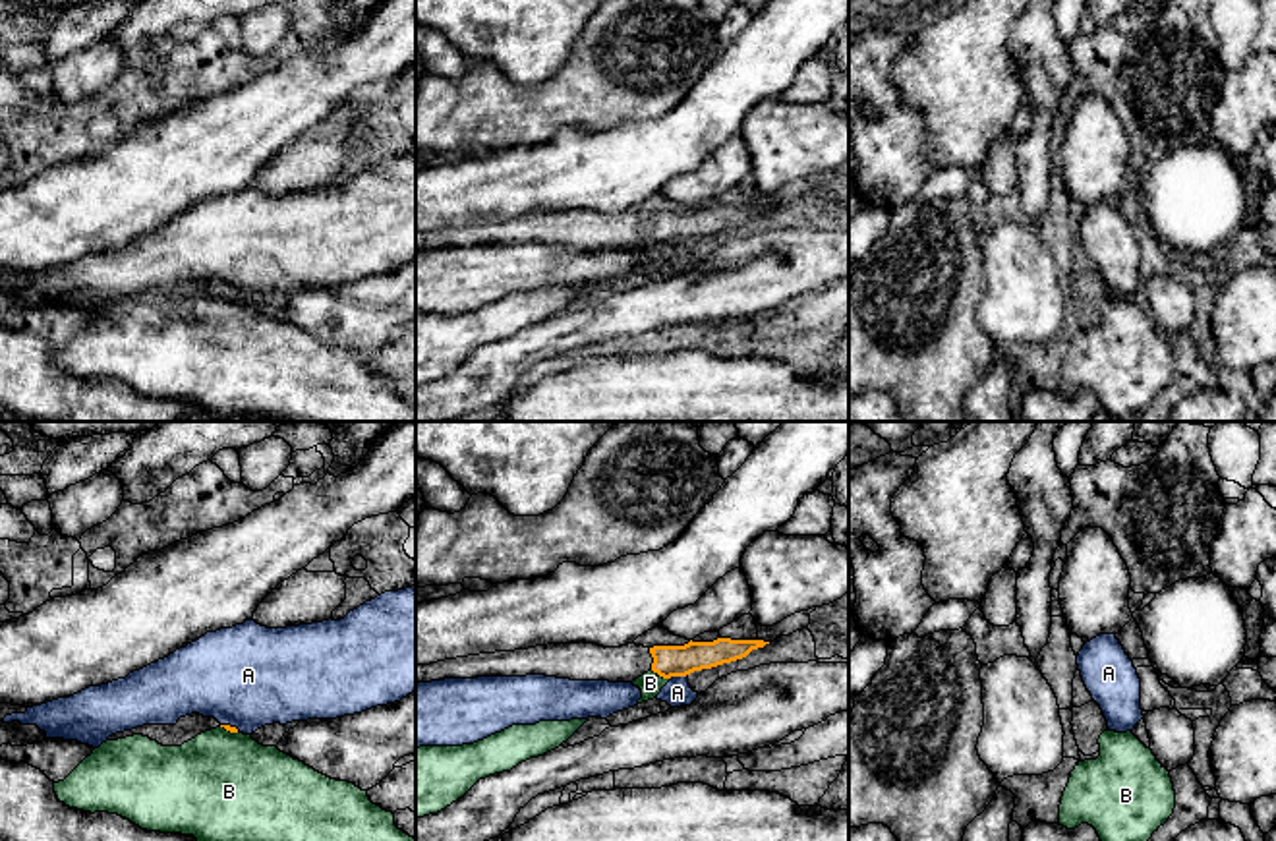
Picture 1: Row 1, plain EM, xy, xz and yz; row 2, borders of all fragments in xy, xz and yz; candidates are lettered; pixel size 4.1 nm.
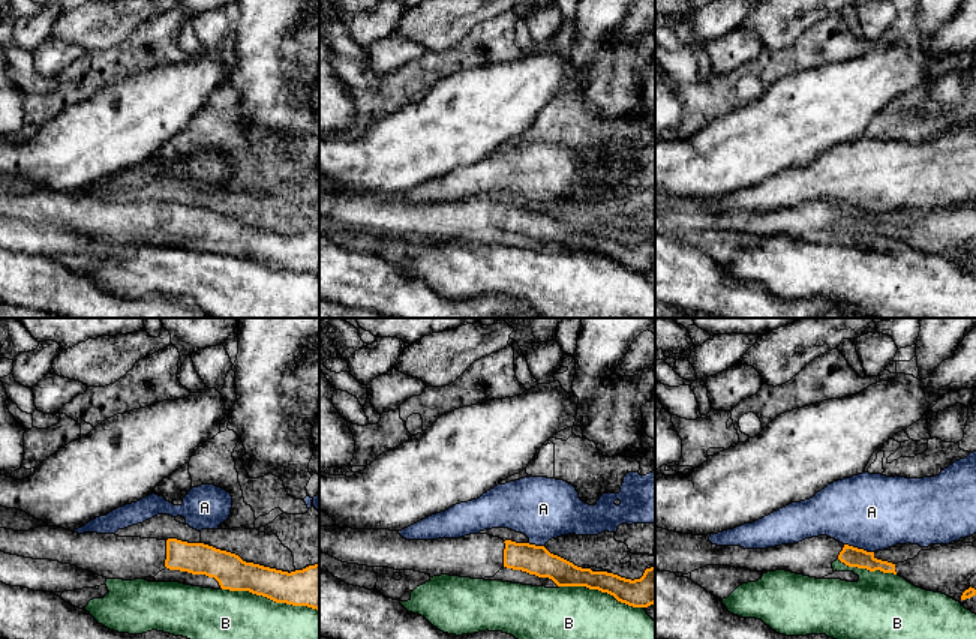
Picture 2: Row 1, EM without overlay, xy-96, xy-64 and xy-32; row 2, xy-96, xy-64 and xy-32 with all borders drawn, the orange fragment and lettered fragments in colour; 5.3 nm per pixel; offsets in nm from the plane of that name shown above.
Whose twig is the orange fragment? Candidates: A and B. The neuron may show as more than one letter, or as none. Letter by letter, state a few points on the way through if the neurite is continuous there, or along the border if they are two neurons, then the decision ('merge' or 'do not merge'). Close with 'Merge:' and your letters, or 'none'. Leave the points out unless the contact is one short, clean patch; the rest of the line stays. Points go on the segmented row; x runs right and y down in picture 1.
A: do not merge
B: do not merge
Merge: none

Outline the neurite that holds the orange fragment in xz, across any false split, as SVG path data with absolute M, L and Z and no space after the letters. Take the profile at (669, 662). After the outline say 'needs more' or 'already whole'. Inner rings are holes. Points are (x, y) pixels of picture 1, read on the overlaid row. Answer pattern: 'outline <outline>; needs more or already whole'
outline M764 640L688 642L684 646L644 648L626 644L603 648L597 644L547 644L528 650L479 653L416 665L416 682L478 677L545 675L570 681L632 682L648 671L663 679L686 677L746 657L764 648Z; needs more

